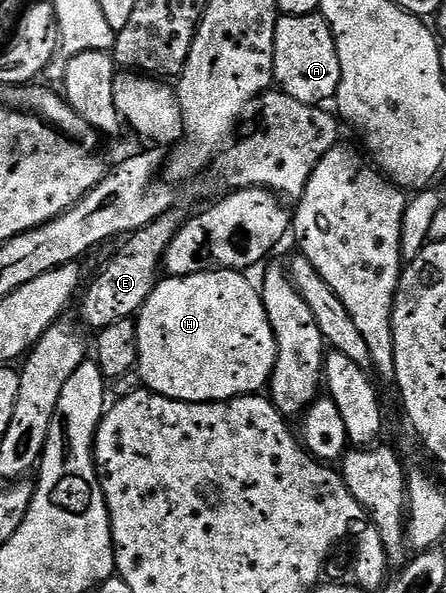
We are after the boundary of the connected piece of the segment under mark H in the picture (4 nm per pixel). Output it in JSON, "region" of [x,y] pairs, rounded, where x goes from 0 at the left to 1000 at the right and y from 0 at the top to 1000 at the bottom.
{"region":[[[480,452],[408,469],[370,465],[354,474],[339,492],[339,499],[321,513],[316,528],[305,531],[303,536],[307,572],[312,573],[305,629],[316,631],[318,641],[325,642],[318,644],[323,656],[341,658],[345,664],[361,664],[370,671],[401,675],[404,678],[513,678],[520,671],[574,666],[601,653],[603,637],[612,631],[617,607],[621,605],[621,575],[612,565],[594,516],[585,511],[578,484],[574,481],[565,482],[549,469],[556,467],[538,455]]]}

